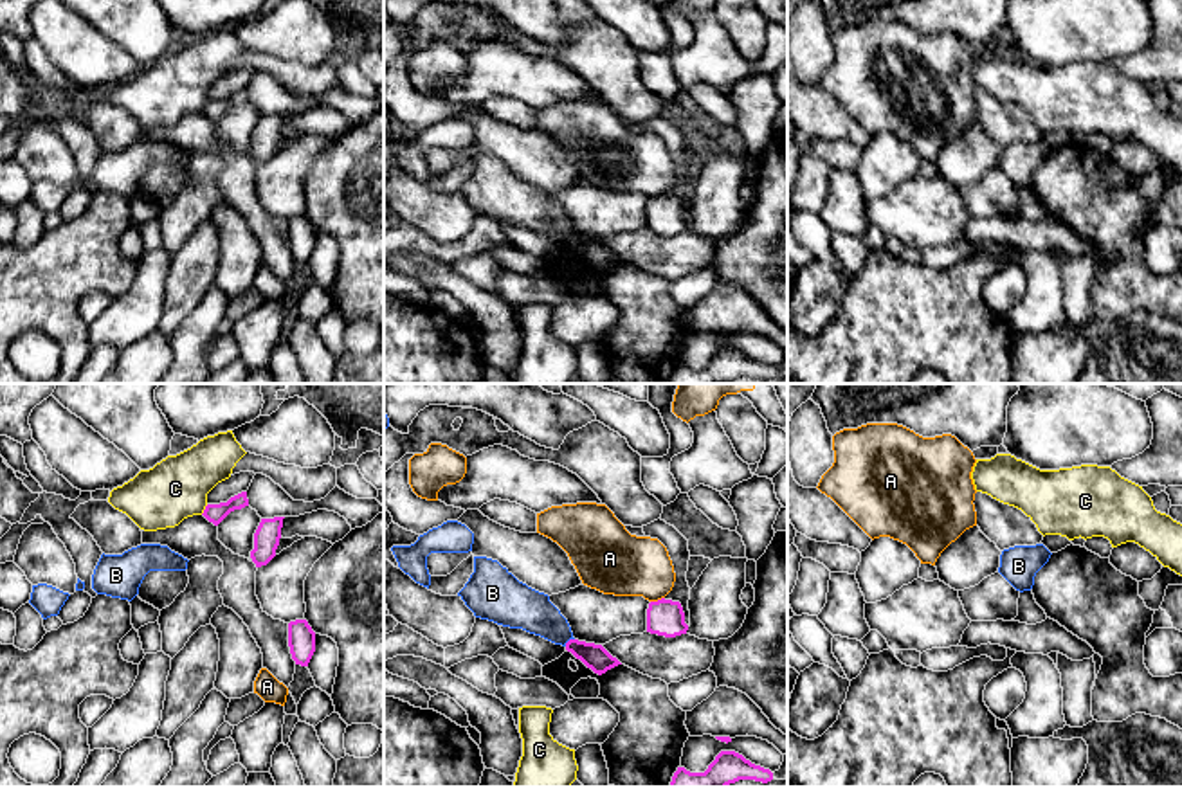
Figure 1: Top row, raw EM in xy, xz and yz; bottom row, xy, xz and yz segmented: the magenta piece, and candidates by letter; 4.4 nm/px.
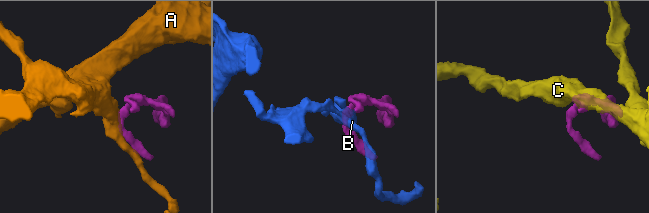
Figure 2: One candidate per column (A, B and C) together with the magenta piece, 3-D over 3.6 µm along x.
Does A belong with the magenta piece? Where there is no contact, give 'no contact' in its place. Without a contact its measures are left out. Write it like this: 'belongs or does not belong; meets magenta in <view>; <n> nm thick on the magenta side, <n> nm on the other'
does not belong; meets magenta in xz; 160 nm thick on the magenta side, 280 nm on the other

